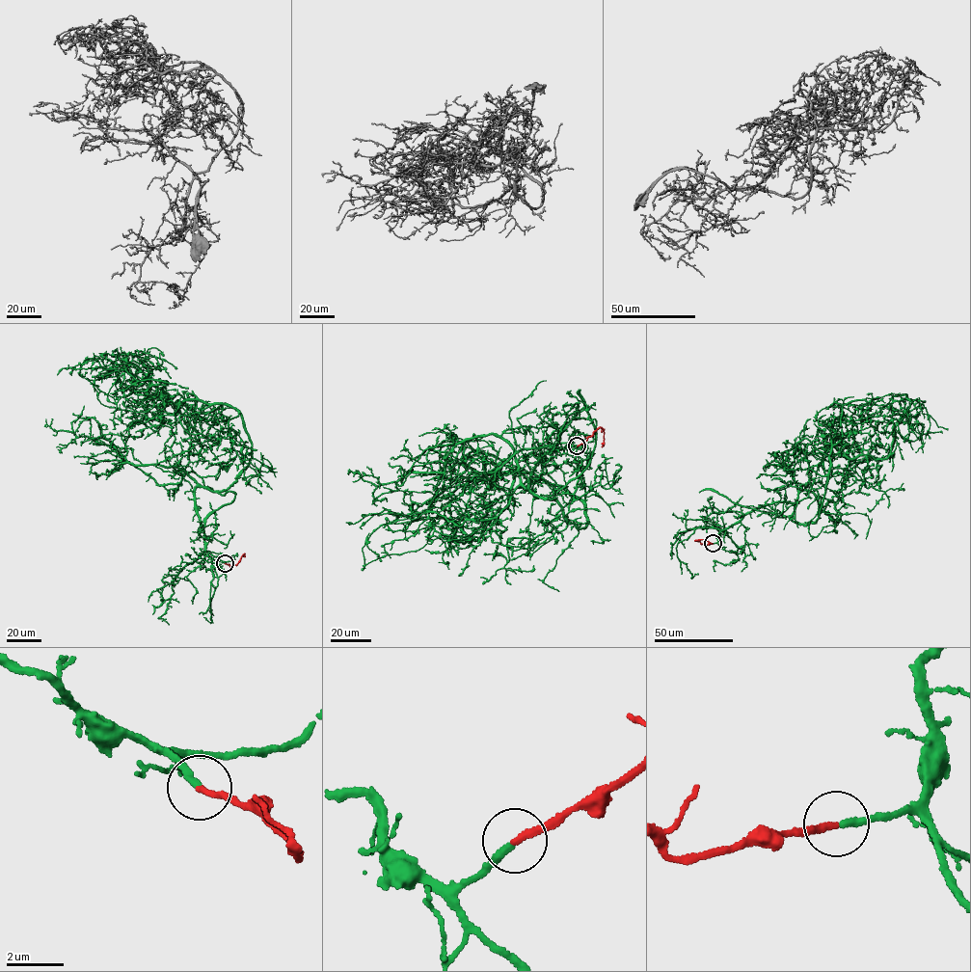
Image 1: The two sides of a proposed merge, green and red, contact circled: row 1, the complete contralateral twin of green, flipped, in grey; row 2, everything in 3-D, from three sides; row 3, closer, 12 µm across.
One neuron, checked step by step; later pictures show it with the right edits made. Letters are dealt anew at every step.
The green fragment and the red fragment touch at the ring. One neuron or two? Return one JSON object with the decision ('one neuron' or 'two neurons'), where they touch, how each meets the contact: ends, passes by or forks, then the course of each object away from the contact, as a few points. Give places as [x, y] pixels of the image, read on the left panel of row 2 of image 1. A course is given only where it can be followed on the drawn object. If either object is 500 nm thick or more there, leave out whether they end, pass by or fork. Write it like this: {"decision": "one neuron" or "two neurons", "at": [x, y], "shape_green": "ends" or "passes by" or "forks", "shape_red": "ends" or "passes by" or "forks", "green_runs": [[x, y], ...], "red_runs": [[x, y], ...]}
{"decision": "one neuron", "at": [225, 563], "shape_green": "ends", "shape_red": "ends", "green_runs": [[225, 563], [195, 490], [248, 465], [242, 417], [179, 412], [129, 352], [113, 357], [137, 381], [116, 391]], "red_runs": [[225, 563], [230, 567], [236, 565], [244, 553]]}

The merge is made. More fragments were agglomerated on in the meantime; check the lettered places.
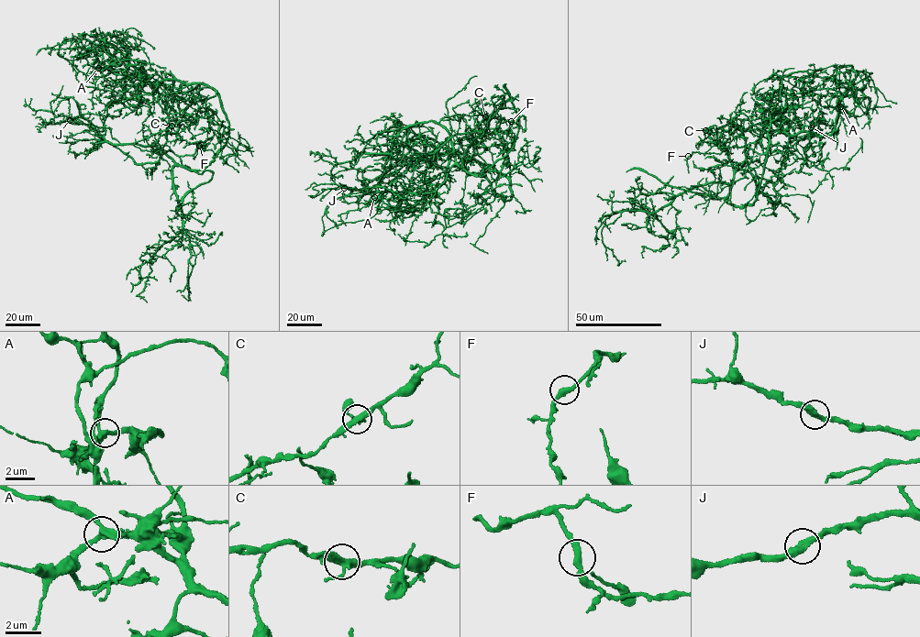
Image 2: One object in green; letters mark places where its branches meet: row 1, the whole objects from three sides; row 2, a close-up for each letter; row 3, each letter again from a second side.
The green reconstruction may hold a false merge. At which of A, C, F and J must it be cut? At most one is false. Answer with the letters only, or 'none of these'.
none of these

